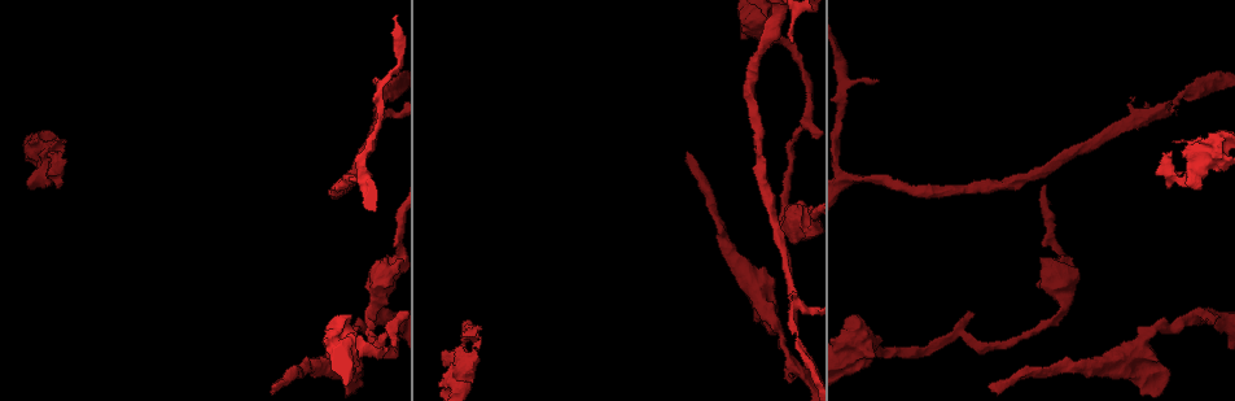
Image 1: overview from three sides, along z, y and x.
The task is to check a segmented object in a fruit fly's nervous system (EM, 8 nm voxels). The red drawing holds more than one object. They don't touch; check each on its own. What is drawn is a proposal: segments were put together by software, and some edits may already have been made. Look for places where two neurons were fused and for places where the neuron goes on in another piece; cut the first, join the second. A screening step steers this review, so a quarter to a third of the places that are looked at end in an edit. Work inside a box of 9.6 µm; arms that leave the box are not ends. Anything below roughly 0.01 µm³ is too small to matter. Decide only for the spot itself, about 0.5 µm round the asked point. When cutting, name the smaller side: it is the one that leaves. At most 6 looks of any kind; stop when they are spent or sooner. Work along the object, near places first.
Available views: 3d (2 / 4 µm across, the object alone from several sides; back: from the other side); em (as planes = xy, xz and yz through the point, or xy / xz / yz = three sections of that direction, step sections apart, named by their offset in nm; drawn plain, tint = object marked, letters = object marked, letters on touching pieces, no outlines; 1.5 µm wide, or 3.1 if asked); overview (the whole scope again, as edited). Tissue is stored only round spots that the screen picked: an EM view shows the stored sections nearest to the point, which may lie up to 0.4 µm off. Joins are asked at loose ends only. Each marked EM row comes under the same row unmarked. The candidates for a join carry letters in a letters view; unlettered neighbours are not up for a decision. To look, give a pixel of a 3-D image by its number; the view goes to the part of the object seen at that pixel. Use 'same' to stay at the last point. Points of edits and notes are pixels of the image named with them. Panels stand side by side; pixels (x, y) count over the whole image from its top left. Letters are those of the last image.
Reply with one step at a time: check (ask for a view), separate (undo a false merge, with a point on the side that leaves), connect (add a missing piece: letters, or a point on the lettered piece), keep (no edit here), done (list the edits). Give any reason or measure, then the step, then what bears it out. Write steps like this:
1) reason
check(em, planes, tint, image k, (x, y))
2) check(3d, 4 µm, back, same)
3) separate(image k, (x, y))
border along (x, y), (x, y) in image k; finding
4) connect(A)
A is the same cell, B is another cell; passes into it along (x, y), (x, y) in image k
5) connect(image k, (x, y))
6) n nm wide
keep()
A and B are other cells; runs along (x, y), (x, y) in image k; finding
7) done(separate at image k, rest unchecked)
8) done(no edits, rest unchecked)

three arms meet
check(3d, 2 µm, back, image 1, (1137, 112))

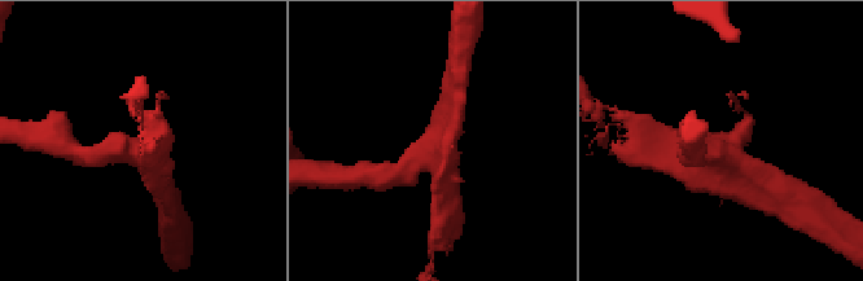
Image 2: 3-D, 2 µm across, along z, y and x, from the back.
3 arms; arms of 160, 160, 200 nm
check(em, planes, letters, image 2, (719, 152))

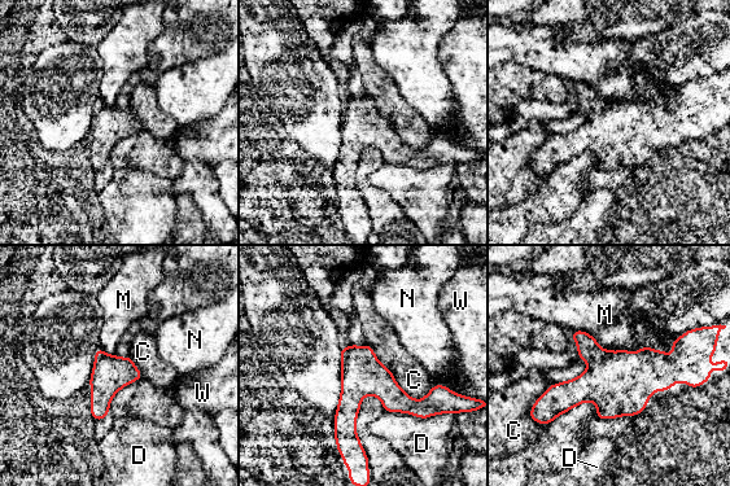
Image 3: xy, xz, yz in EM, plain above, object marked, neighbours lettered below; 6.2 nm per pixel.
keep()
C, D, M, N and W are other cells; border along (573, 329), (603, 349), (625, 349) in image 3; all the same neuron

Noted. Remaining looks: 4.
tapers out
check(3d, 2 µm, image 1, (376, 81))

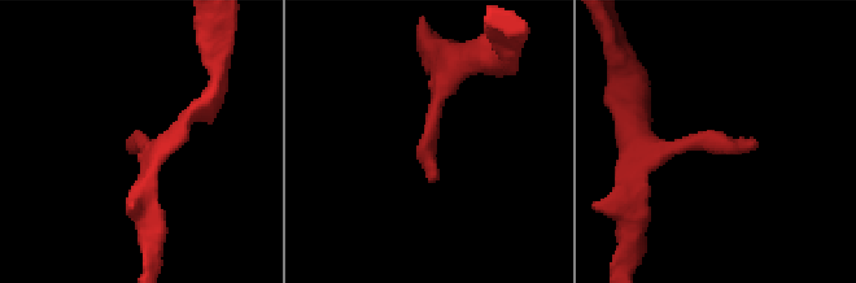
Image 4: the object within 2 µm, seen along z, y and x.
check(em, xy, step 8, tint, image 4, (142, 143))

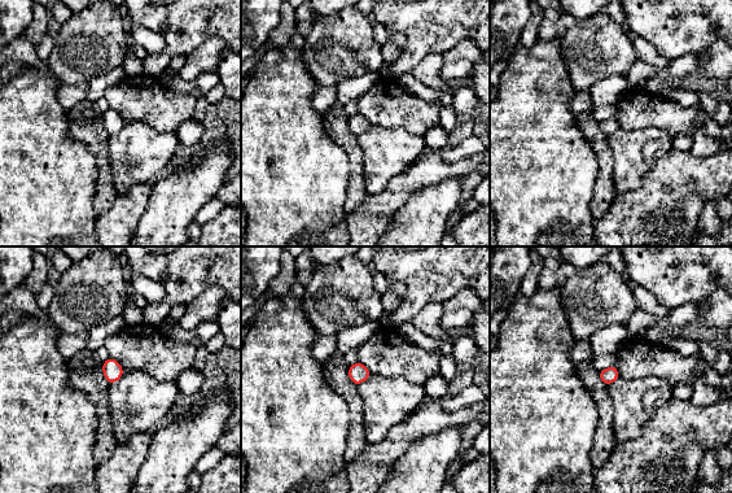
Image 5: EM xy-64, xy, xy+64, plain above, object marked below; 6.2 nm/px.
cut it another way
check(em, planes, letters, same)

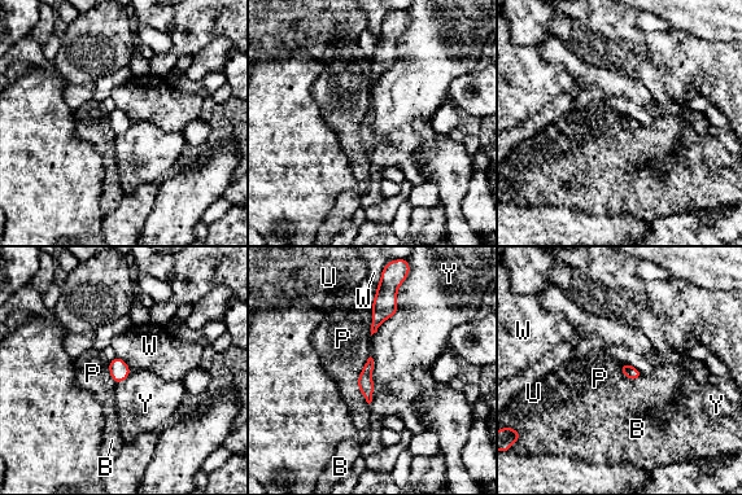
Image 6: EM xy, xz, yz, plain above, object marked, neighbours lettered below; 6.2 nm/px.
keep()
B, P, U, W and Y are other cells; border along (117, 355), (131, 371) in image 6; none of them fits

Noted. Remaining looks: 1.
free end
check(em, yz, step 8, letters, image 1, (273, 384))

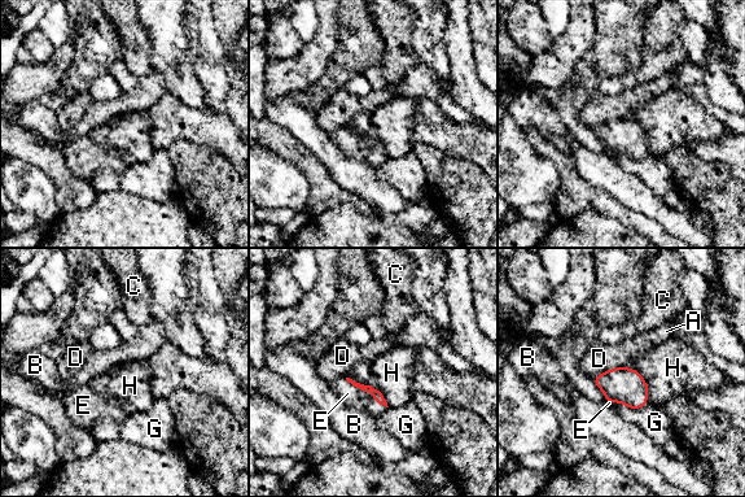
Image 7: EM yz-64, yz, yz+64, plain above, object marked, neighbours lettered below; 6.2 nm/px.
connect(E)
E is the same cell, A, B, C, D, G and H are other cells; passes into it along (378, 399), (368, 391), (347, 393) in image 7; the neuron continues

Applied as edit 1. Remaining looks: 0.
done(connect at image 7, rest unchecked)

